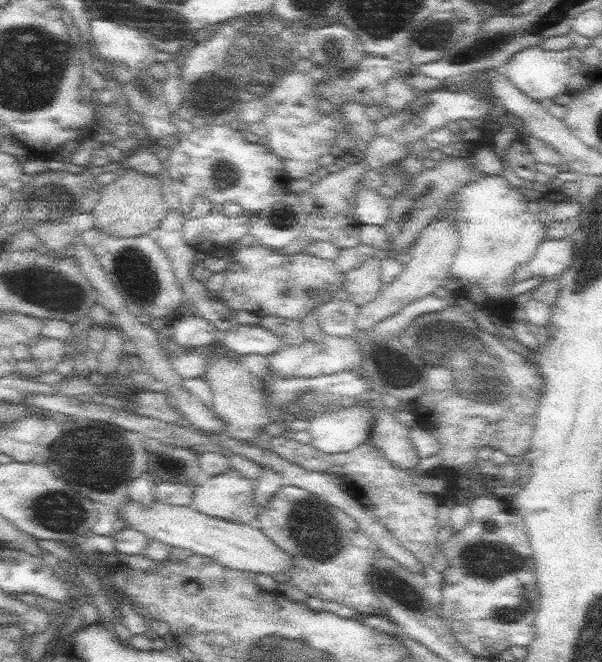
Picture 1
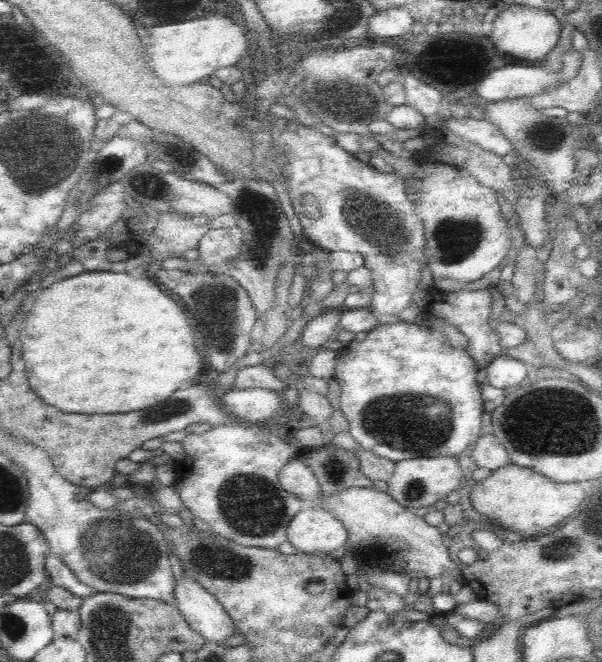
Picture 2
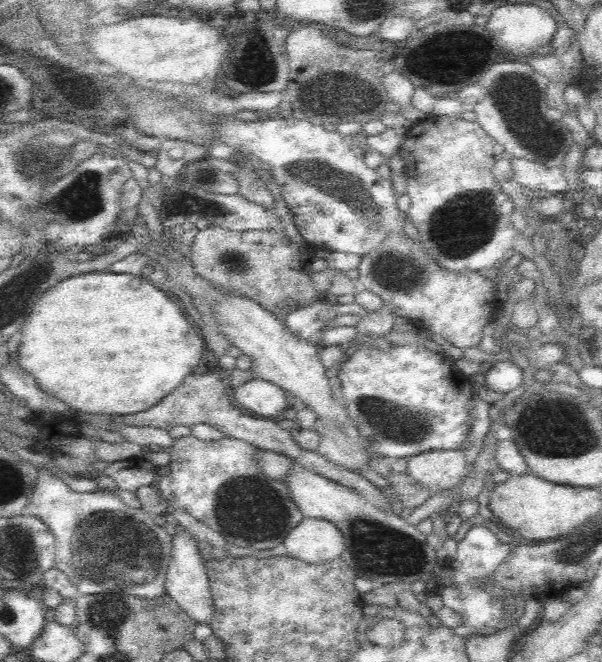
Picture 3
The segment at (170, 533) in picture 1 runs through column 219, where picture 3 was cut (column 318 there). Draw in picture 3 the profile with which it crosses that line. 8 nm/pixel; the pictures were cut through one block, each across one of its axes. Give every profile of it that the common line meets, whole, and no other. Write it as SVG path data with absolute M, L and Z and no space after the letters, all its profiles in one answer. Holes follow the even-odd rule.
M323 518L300 521L284 539L287 556L318 564L341 557L348 549L346 538L336 523Z

